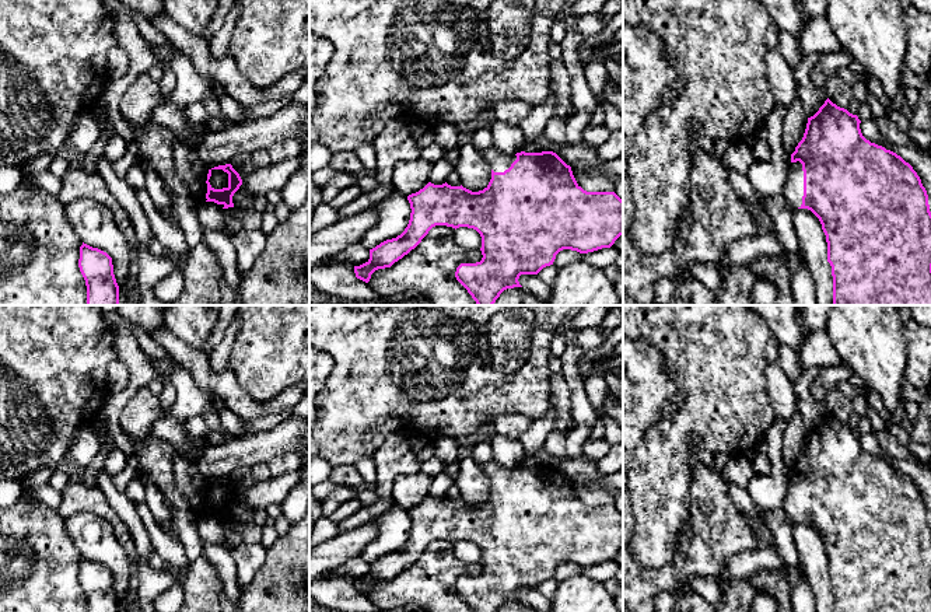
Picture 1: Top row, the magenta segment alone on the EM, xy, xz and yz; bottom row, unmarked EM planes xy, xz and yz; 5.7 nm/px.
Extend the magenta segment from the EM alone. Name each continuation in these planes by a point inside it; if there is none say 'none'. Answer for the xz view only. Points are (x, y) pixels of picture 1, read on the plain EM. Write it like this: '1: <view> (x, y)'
1: xz (499, 475)

